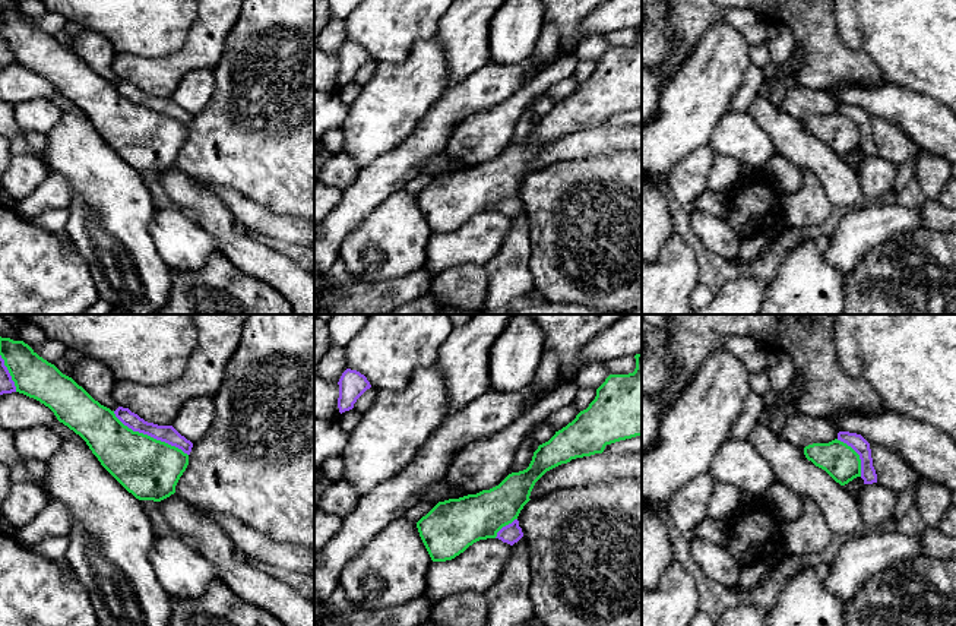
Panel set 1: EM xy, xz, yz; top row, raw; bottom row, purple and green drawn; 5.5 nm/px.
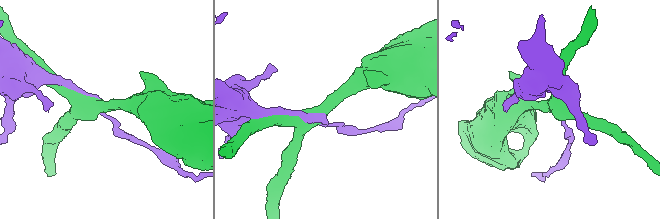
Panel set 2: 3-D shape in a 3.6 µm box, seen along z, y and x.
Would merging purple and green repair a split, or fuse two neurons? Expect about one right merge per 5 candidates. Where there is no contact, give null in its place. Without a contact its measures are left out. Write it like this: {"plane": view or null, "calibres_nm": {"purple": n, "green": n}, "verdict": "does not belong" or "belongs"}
{"plane": "xy", "calibres_nm": {"purple": 100, "green": 340}, "verdict": "does not belong"}

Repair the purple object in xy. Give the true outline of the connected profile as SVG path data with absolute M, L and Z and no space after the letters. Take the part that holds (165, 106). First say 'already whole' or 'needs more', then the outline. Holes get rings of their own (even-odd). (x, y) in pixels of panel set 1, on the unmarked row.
already whole | M118 79L114 86L124 98L132 101L133 104L148 107L190 127L193 116L181 108L172 98L158 98L153 95L148 95L137 86L132 85L129 80L123 79Z

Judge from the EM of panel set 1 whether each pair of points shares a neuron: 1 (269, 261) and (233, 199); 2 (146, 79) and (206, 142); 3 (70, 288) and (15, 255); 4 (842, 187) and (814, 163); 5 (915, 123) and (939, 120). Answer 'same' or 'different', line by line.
1: different
2: different
3: same
4: same
5: same

